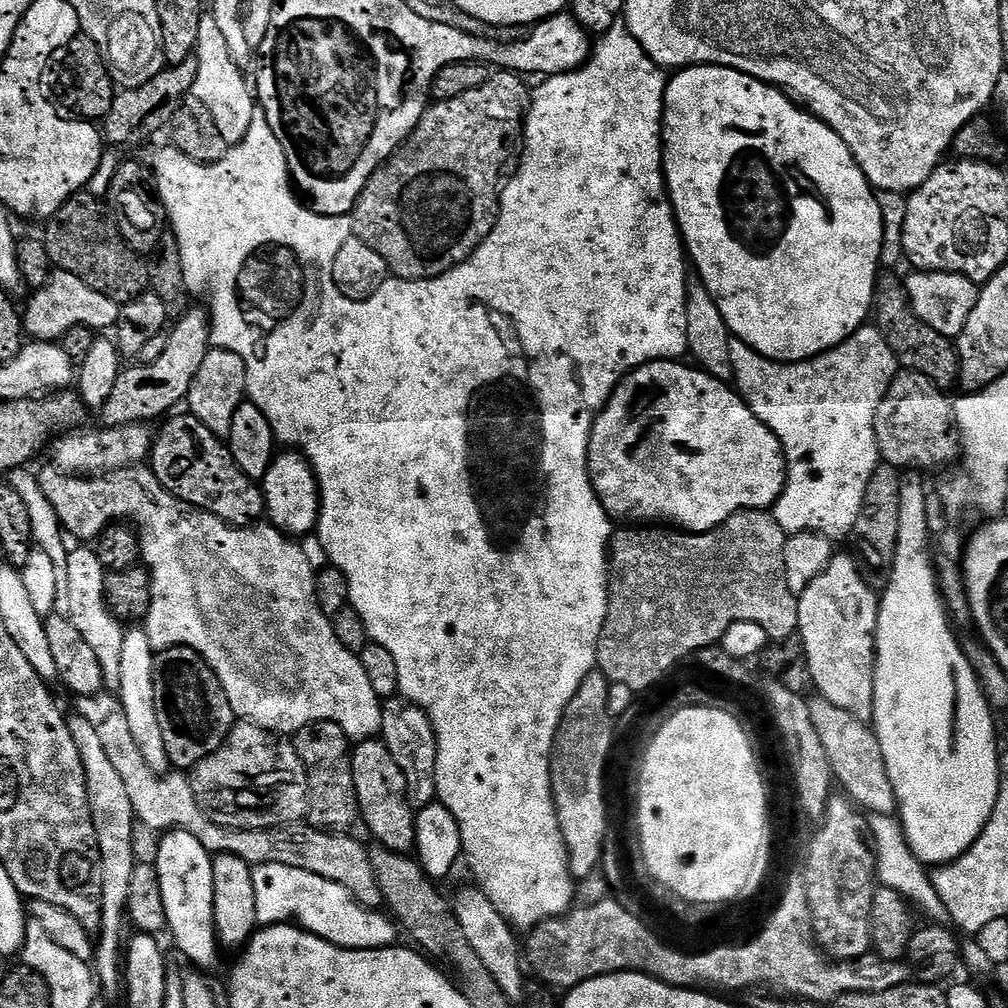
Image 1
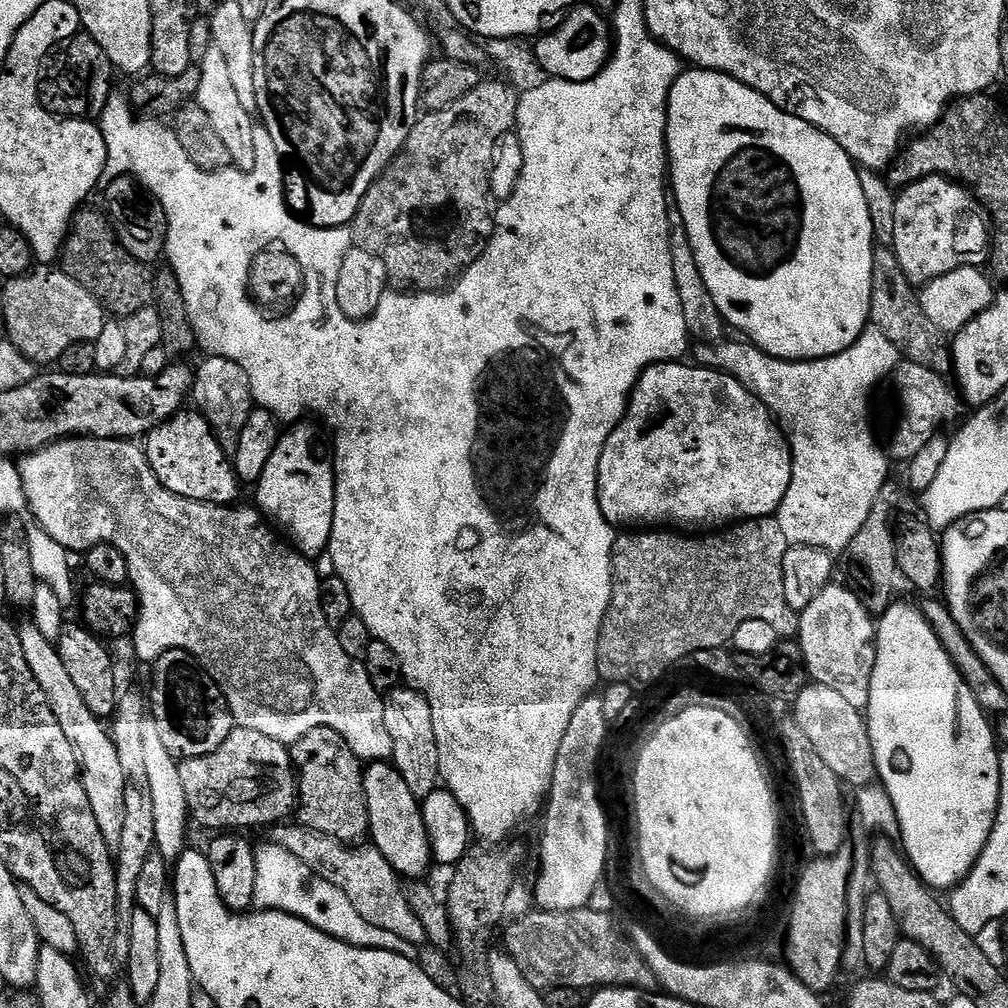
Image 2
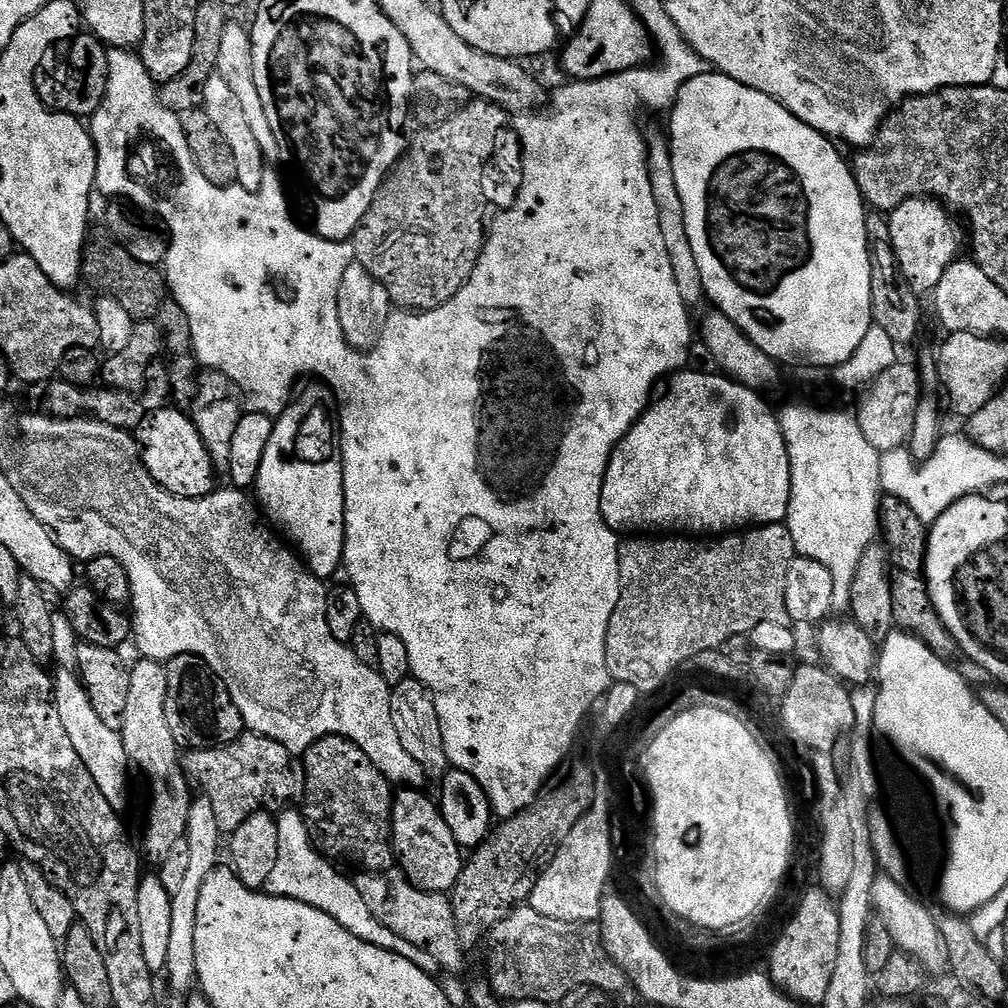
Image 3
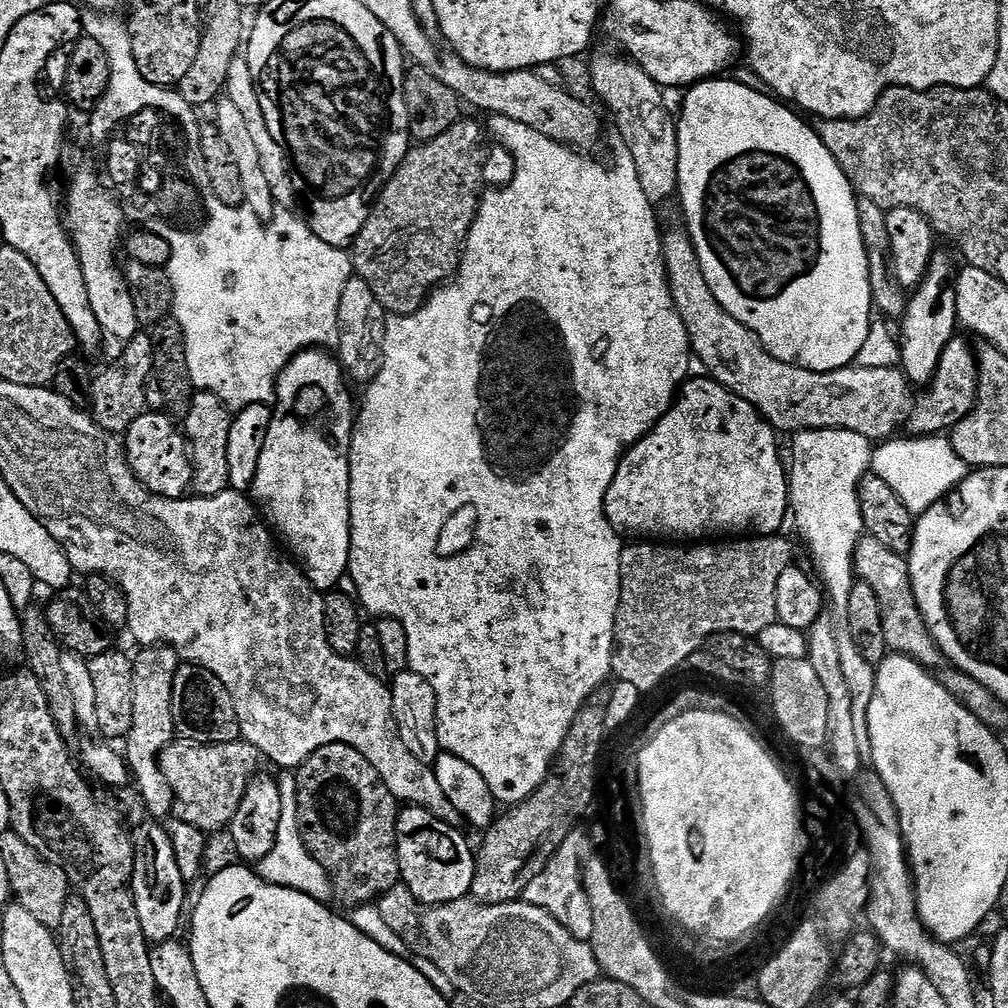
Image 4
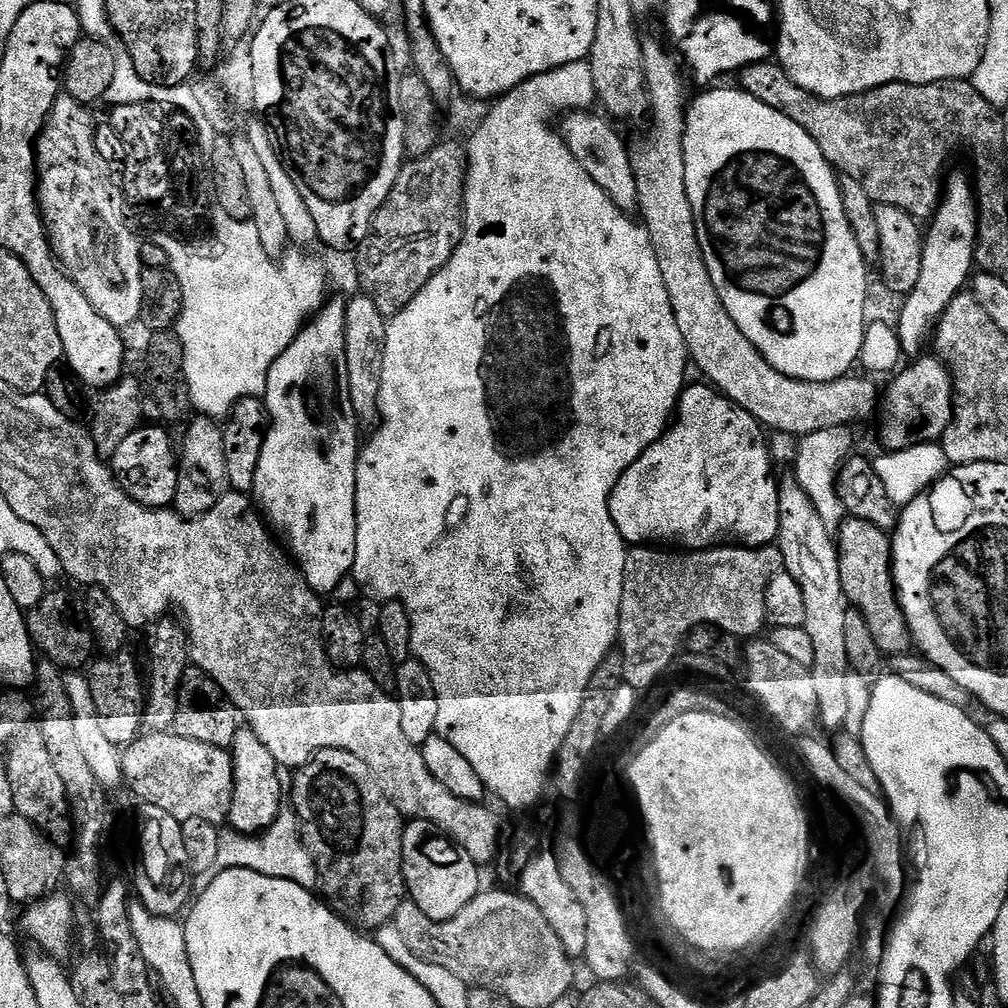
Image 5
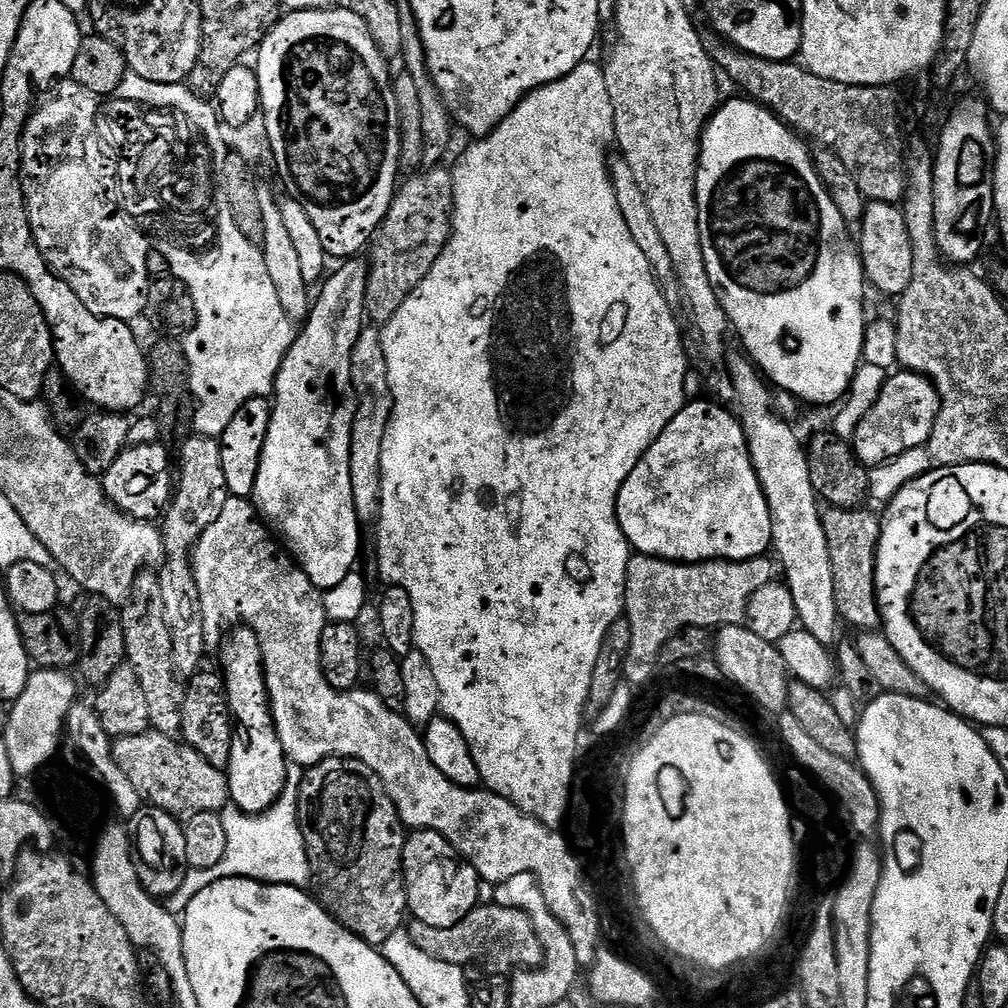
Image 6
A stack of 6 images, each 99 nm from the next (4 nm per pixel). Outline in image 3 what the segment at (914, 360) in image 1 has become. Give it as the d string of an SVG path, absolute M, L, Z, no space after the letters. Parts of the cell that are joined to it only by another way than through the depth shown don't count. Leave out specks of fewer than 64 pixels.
M875 210L867 213L868 221L868 252L872 256L872 269L870 270L870 306L872 307L873 325L886 334L897 346L908 344L920 332L920 304L921 297L910 290L910 286L902 282L900 268L896 264L894 246L890 242L890 226L888 216Z

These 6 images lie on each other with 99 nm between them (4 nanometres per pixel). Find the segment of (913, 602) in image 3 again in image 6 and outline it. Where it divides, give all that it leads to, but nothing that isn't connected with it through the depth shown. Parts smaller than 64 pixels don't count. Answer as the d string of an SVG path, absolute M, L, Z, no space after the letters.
M867 507L833 508L823 513L826 546L830 550L830 570L834 570L836 614L860 632L874 632L881 627L880 607L876 601L876 551L880 541L881 517L867 512Z

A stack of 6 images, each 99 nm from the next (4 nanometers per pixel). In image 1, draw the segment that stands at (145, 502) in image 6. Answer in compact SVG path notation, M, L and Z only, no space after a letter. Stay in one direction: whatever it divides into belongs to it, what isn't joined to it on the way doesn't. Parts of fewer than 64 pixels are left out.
M183 415L165 419L152 441L150 467L158 482L170 495L214 514L233 528L250 528L261 523L266 516L261 485L242 474L221 437L206 430L197 416Z

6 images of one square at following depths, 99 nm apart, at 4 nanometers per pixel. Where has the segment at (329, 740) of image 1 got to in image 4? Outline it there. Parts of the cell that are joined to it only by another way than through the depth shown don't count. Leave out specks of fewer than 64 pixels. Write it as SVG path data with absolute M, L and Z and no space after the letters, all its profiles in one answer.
M331 744L314 750L295 776L296 821L300 824L300 837L306 850L328 875L332 896L344 904L361 906L373 903L390 891L400 874L400 863L396 860L398 801L390 794L386 782L382 782L378 770L374 770L358 750L345 744Z

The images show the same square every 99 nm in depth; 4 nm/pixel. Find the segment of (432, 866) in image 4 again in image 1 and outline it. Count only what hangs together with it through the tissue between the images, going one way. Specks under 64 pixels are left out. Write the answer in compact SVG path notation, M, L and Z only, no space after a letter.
M383 739L361 740L351 749L354 790L360 807L358 816L381 848L395 852L411 853L416 846L416 818L414 809L408 803L408 783L394 762L394 754L384 744Z

